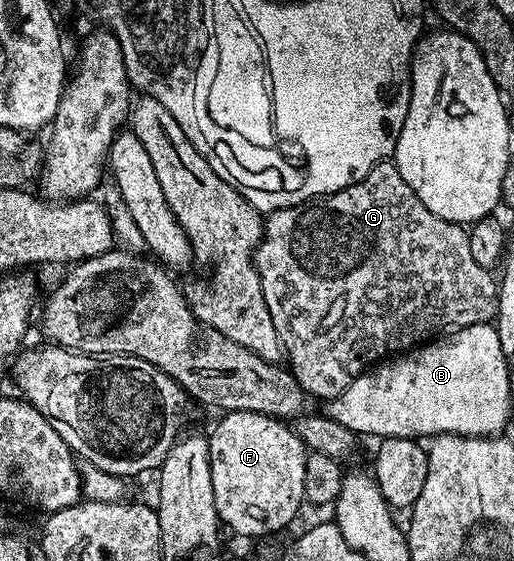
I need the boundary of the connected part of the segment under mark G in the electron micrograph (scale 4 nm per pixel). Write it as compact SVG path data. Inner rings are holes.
M390 160L379 162L372 168L372 172L368 172L368 176L364 176L364 180L354 182L348 188L267 213L264 218L262 243L254 250L254 267L260 276L264 304L268 304L268 312L276 328L278 343L282 345L285 361L287 363L290 361L288 369L300 384L300 388L306 391L311 399L332 400L340 396L340 392L344 392L344 388L348 388L352 380L365 374L375 364L399 352L406 352L429 343L439 336L468 328L472 324L493 323L498 313L498 282L491 271L480 268L480 264L476 264L476 259L472 257L472 252L468 249L467 227L457 222L437 218L432 212L428 212L428 208L420 204L416 192L412 192L412 188L404 184L404 176L400 176L400 172Z

